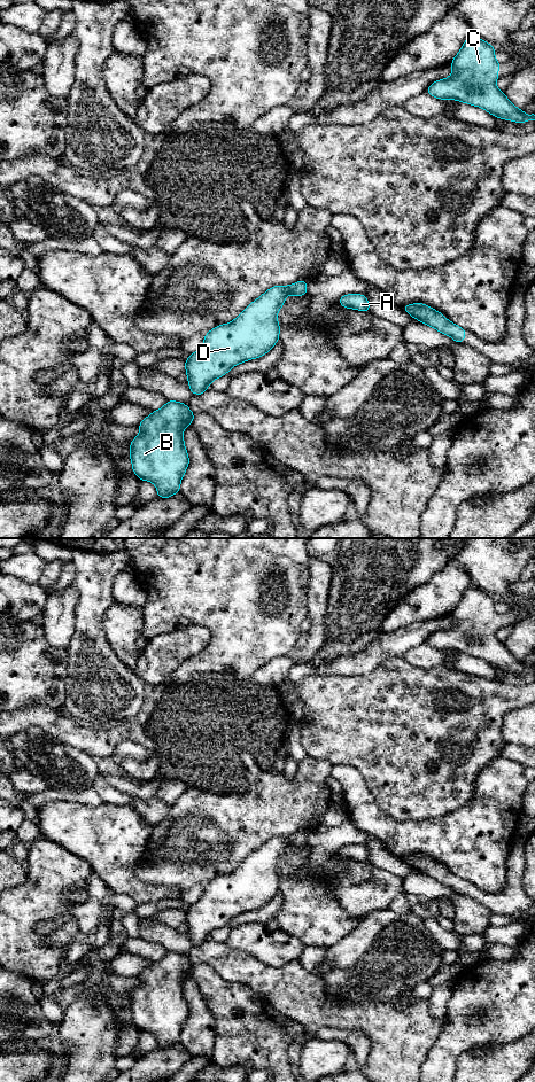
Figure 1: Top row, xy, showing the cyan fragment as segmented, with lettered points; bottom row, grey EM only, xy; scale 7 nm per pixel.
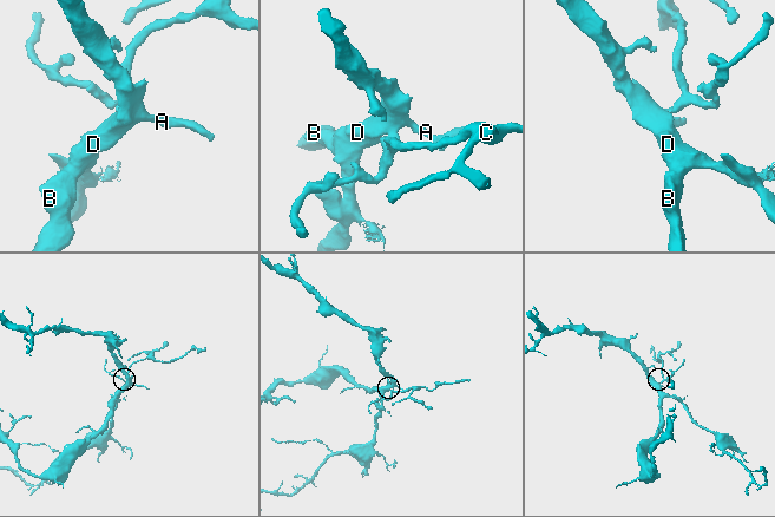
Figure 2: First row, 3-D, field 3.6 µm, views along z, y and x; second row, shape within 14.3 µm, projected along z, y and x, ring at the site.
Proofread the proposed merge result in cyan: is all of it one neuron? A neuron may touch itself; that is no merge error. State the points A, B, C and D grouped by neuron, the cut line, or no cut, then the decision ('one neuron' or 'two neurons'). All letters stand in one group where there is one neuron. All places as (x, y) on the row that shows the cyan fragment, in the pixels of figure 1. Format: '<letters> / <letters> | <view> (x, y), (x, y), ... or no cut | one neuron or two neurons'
A B C D | no cut | one neuron

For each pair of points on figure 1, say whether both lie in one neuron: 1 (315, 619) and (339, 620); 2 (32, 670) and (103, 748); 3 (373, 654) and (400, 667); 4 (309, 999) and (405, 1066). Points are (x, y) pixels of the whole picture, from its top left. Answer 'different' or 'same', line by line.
1: different
2: different
3: different
4: same

